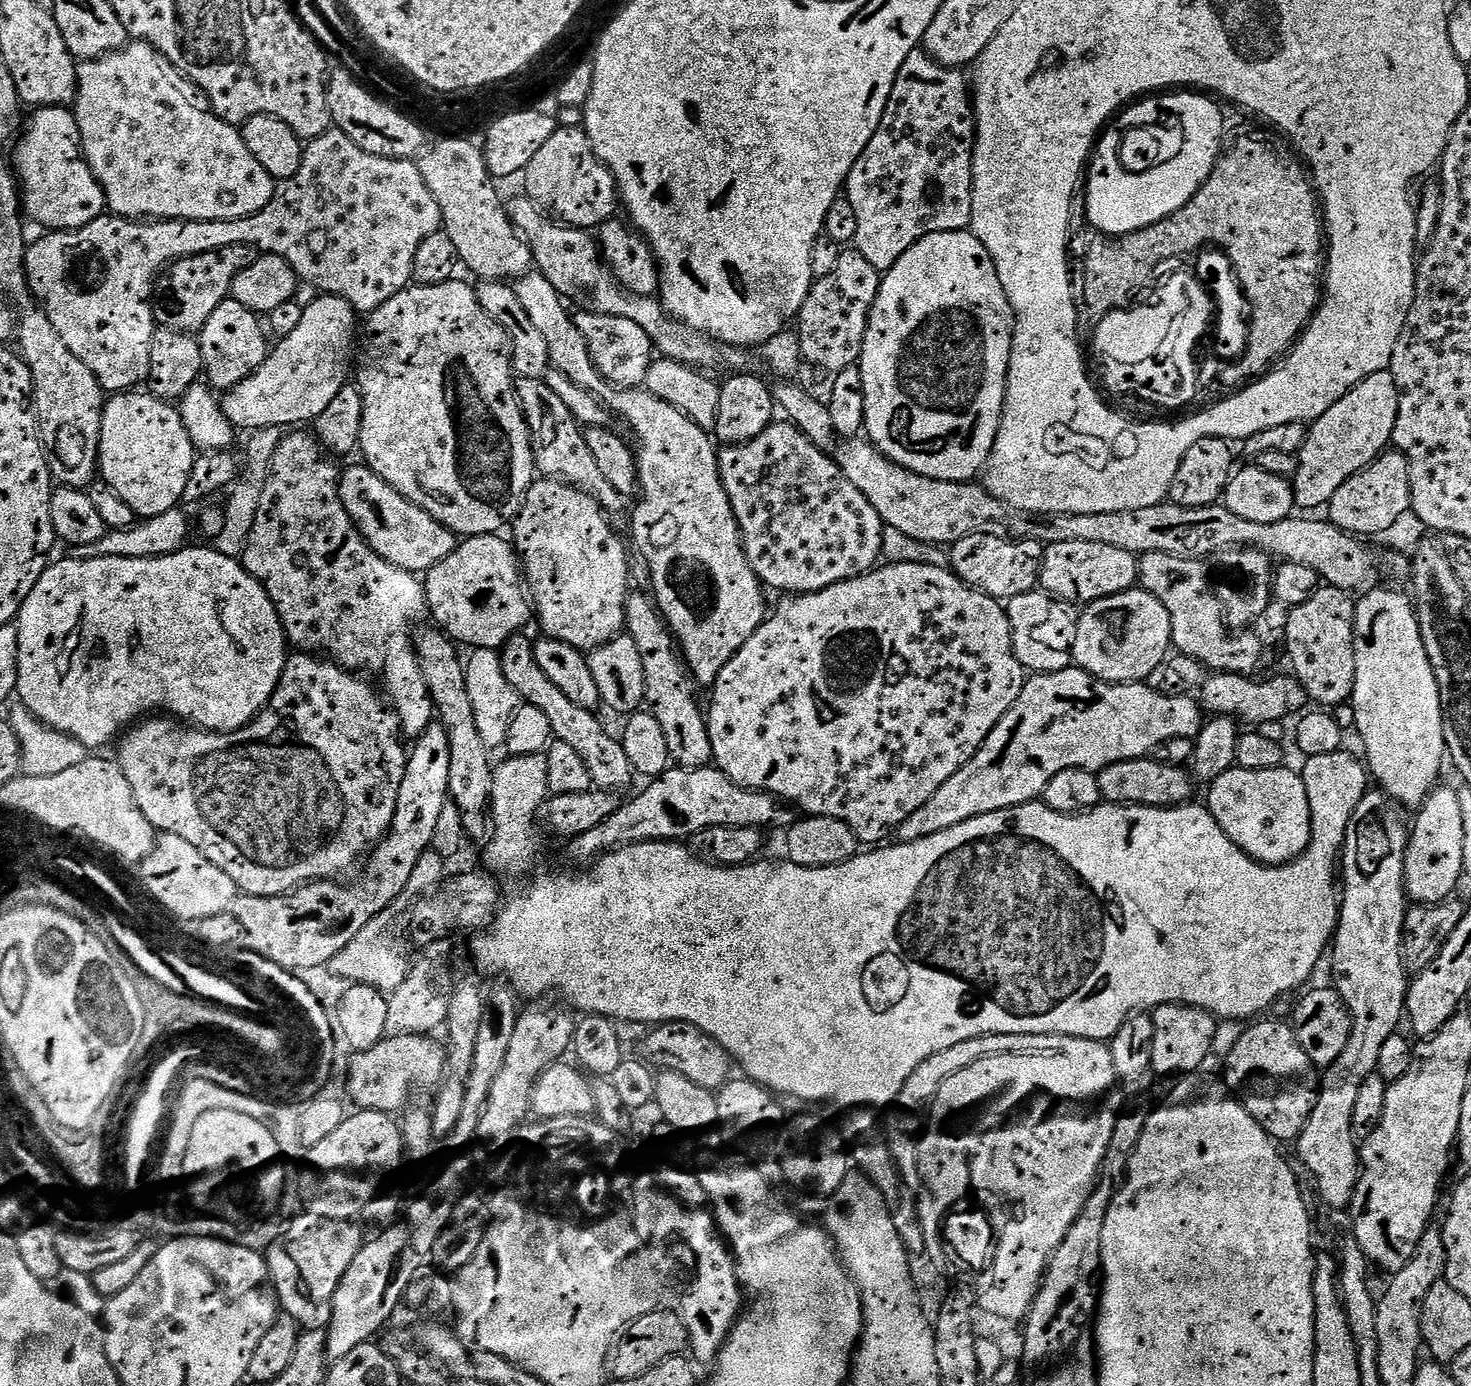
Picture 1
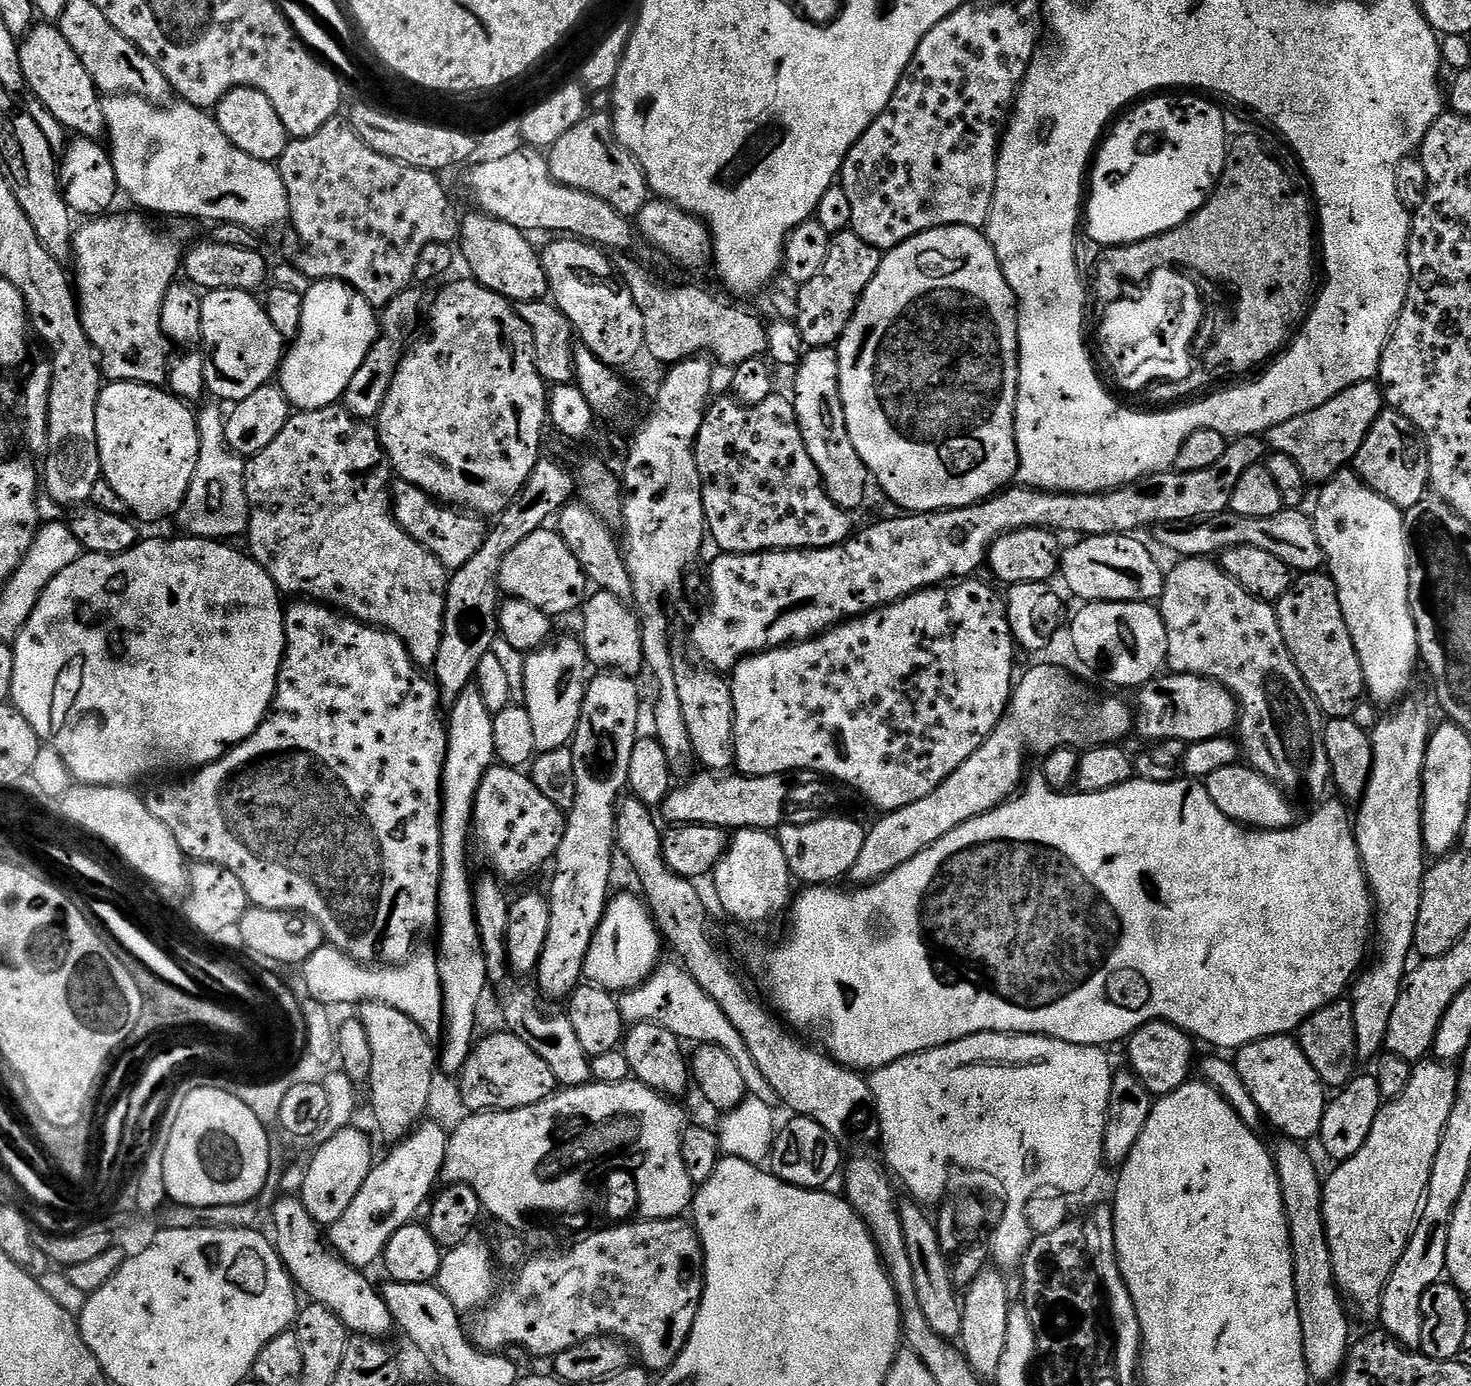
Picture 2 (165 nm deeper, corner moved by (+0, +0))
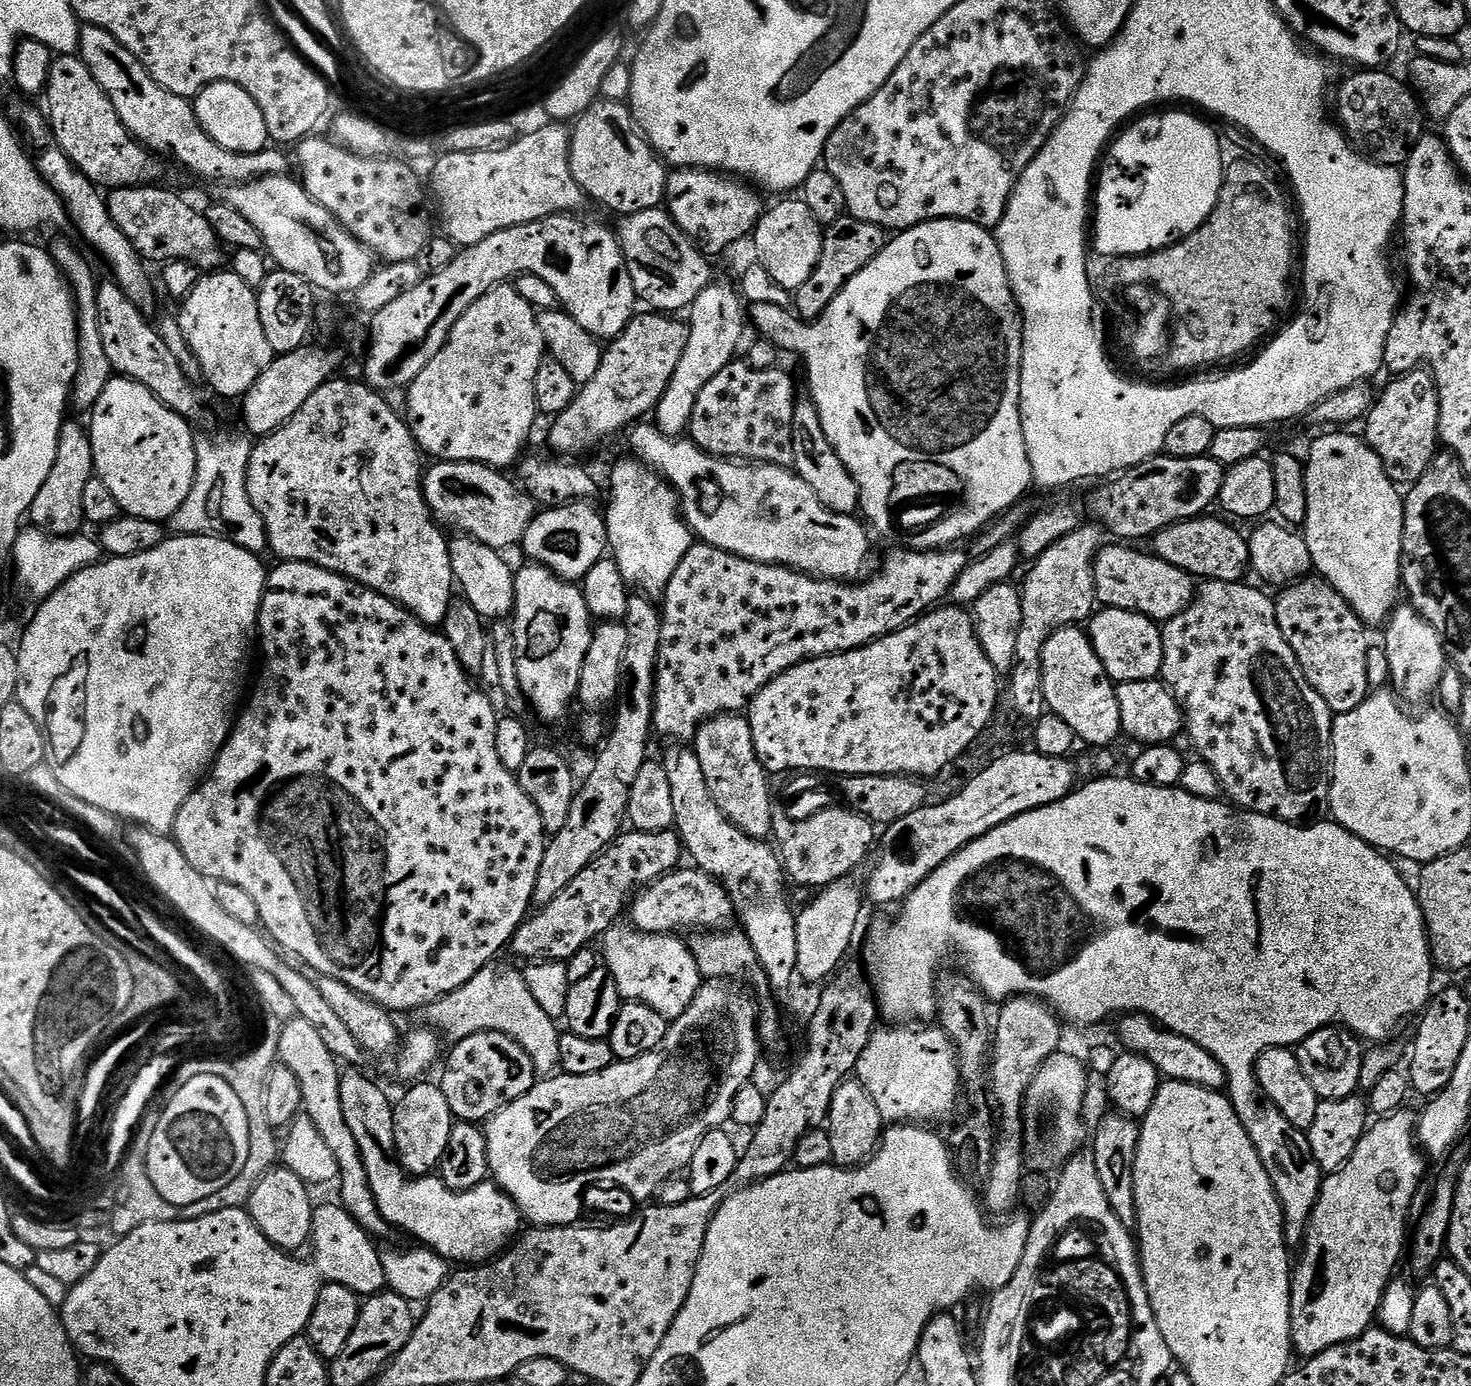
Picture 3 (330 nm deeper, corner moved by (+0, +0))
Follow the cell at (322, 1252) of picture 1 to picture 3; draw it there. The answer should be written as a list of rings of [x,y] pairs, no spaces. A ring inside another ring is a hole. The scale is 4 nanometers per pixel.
[[[428,1082],[413,1083],[409,1087],[412,1089],[400,1101],[395,1101],[392,1114],[396,1154],[404,1171],[413,1178],[435,1173],[439,1169],[454,1123],[450,1102],[446,1102],[446,1094],[440,1089],[439,1083],[424,1083]]]

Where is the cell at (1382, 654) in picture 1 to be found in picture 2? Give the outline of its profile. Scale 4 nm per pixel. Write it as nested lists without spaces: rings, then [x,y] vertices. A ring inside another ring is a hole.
[[[1352,474],[1329,480],[1319,492],[1320,501],[1314,511],[1318,542],[1324,551],[1326,571],[1338,586],[1342,614],[1362,662],[1367,695],[1377,706],[1399,705],[1409,695],[1408,687],[1420,660],[1418,634],[1410,610],[1404,512]]]

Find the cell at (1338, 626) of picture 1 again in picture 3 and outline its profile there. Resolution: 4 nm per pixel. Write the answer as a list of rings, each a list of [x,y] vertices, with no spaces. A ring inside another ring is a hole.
[[[1309,574],[1277,592],[1280,593],[1275,593],[1274,599],[1278,626],[1282,630],[1282,638],[1286,638],[1290,650],[1294,650],[1294,658],[1298,658],[1302,674],[1306,674],[1306,682],[1318,690],[1333,714],[1362,706],[1370,694],[1366,674],[1370,641],[1369,629],[1358,618],[1356,611],[1319,574]]]

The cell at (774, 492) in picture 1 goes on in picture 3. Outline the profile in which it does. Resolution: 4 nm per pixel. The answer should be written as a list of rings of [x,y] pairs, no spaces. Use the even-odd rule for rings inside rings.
[[[733,359],[731,364],[717,374],[715,378],[710,378],[706,386],[702,386],[702,394],[698,394],[698,402],[694,402],[694,414],[688,424],[688,432],[694,443],[703,450],[709,452],[712,456],[719,456],[721,460],[735,460],[737,462],[751,462],[753,464],[773,464],[779,468],[792,468],[795,462],[794,446],[791,444],[791,424],[794,422],[794,412],[798,395],[796,395],[796,384],[782,370],[783,367],[777,366],[770,370],[754,370],[743,359]]]

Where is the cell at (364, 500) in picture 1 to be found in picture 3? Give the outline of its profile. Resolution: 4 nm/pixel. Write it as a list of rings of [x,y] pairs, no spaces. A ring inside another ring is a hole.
[[[441,460],[431,465],[433,468],[423,473],[422,483],[424,485],[424,497],[428,503],[433,517],[445,529],[453,533],[469,536],[486,546],[497,550],[512,548],[521,543],[528,527],[532,525],[534,515],[534,504],[531,499],[515,483],[507,480],[503,471],[491,468],[478,462],[450,462]]]

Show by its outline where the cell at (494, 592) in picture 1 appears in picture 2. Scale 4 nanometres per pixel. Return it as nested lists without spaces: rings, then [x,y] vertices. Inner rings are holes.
[[[547,527],[539,528],[530,534],[530,538],[518,542],[518,546],[504,556],[498,588],[505,597],[530,602],[530,606],[538,606],[538,610],[553,618],[564,616],[575,608],[577,611],[590,592],[584,567],[578,558],[574,558],[570,546],[566,546],[560,533]]]

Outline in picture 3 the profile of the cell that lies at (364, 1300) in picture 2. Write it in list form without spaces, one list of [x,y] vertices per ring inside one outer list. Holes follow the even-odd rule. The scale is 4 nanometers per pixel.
[[[275,1166],[258,1182],[254,1192],[250,1194],[246,1210],[250,1218],[262,1230],[262,1234],[275,1248],[282,1248],[292,1254],[295,1248],[309,1247],[312,1239],[312,1213],[314,1203],[309,1185],[305,1184],[298,1174],[288,1168]]]

